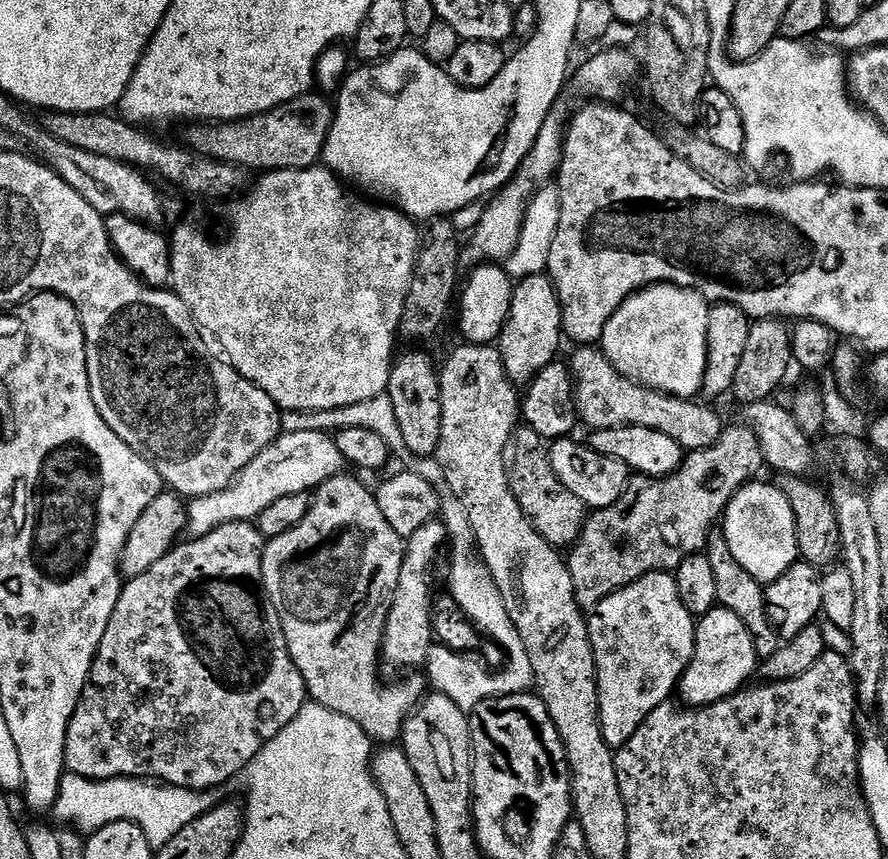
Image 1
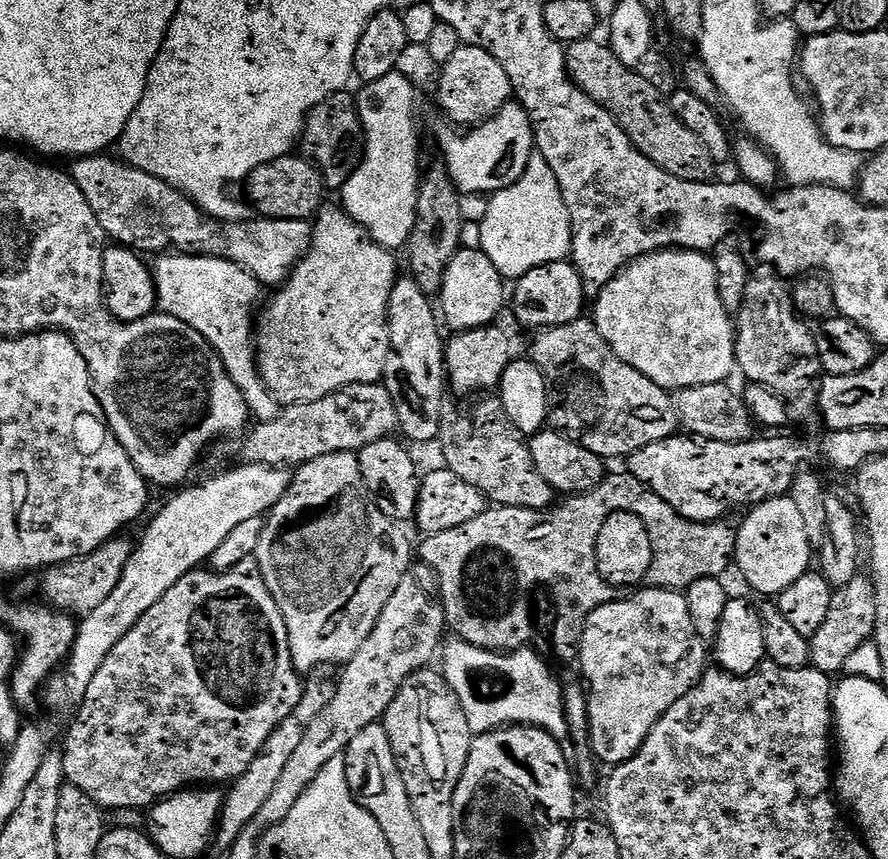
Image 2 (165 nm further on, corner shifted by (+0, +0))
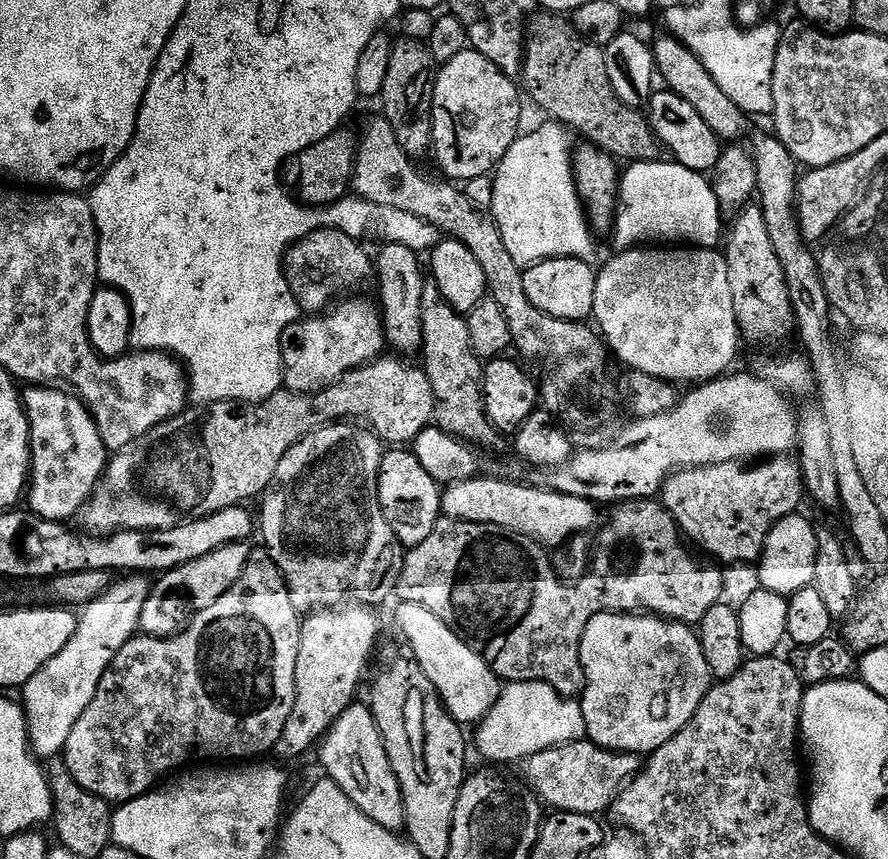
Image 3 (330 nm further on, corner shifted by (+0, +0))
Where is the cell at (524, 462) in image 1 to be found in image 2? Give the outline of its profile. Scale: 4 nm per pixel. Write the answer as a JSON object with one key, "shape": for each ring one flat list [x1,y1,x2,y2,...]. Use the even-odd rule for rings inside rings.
{"shape":[[492,394,485,395,476,402,477,404,472,408,472,416,468,412,445,411,444,419,440,421,438,437,438,445,440,444,441,450,444,451,443,467,449,472,458,474,462,482,474,486,474,490,481,492,493,505,502,508,529,508,539,512,552,507,554,503,552,487,548,485,546,478,542,478,542,474,538,474,534,466,534,458,530,458,528,440,518,430,518,426,514,426,514,422,506,418,502,410,502,402]]}

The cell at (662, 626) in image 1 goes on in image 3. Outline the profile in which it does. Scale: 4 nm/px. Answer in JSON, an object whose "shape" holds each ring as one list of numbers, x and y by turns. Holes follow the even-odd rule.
{"shape":[[599,612,590,618,580,643,580,671,583,684,579,701,586,718,587,739,611,752,633,754,651,754,666,746,694,718,714,683,699,635,689,625,631,612]]}

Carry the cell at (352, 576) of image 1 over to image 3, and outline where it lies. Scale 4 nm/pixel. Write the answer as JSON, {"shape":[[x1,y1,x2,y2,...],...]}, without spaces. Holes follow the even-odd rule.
{"shape":[[333,422,325,424,323,428,315,428,310,434,306,434,278,462,278,470,274,470,274,478,268,484,268,489,262,493,260,504,260,516,258,512,258,532,264,535,263,547,268,557,276,563,282,578,288,587,290,598,294,602,297,612,307,614,321,606,332,606,343,601,348,591,352,591,357,601,369,606,377,606,387,596,391,597,396,590,396,579,400,576,400,570,404,565,406,555,399,538,390,530,386,518,382,514,382,506,378,502,378,474,380,473,380,459,384,457,385,449,382,441,376,437,375,432,364,426,357,426,352,422]]}

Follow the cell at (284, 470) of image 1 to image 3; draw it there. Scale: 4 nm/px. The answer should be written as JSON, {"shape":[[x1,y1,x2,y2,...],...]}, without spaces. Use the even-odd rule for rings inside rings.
{"shape":[[128,574,117,580,120,581,117,584,115,581,108,591,103,592,79,613,74,638,70,638,70,642,62,646,62,651,54,654,54,658,50,658,50,662,46,662,46,666,42,666,42,670,38,670,38,674,34,674,34,678,30,678,30,682,23,686,22,707,24,716,28,719,28,741,32,744,33,753,41,761,47,762,63,753,66,738,70,738,74,726,78,726,78,718,82,718,86,706,94,702,94,694,106,670,114,662,118,650,122,650,122,646,126,646,126,642,137,635,142,606,150,591,149,581,144,581,147,579,140,574]]}

